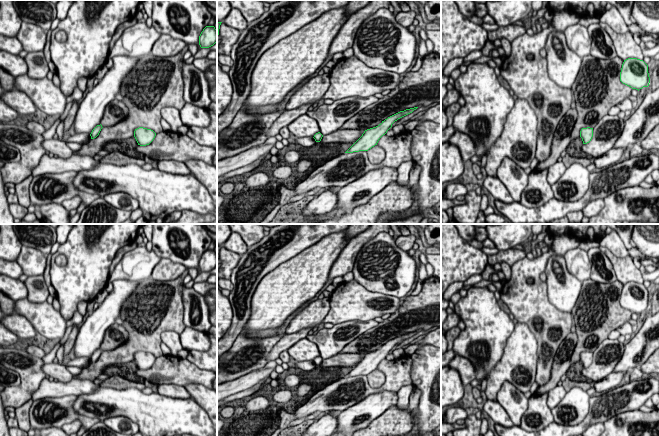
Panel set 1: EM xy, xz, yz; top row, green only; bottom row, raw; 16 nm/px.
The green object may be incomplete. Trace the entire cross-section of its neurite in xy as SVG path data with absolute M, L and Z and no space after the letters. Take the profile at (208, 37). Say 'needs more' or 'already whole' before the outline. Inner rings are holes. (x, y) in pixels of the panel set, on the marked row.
already whole; M206 26L199 36L201 48L209 48L217 42L217 30L214 26Z

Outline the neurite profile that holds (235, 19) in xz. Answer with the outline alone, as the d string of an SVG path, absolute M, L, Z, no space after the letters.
M236 8L231 9L228 16L223 20L223 23L239 31L243 31L248 25L240 10Z

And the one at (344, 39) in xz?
M371 0L367 6L352 14L332 41L328 56L343 53L346 49L352 48L357 30L362 22L380 8L388 8L390 4L389 0Z

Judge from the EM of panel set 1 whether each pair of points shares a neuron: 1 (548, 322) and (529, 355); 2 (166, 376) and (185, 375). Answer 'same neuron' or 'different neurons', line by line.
1: different neurons
2: same neuron

